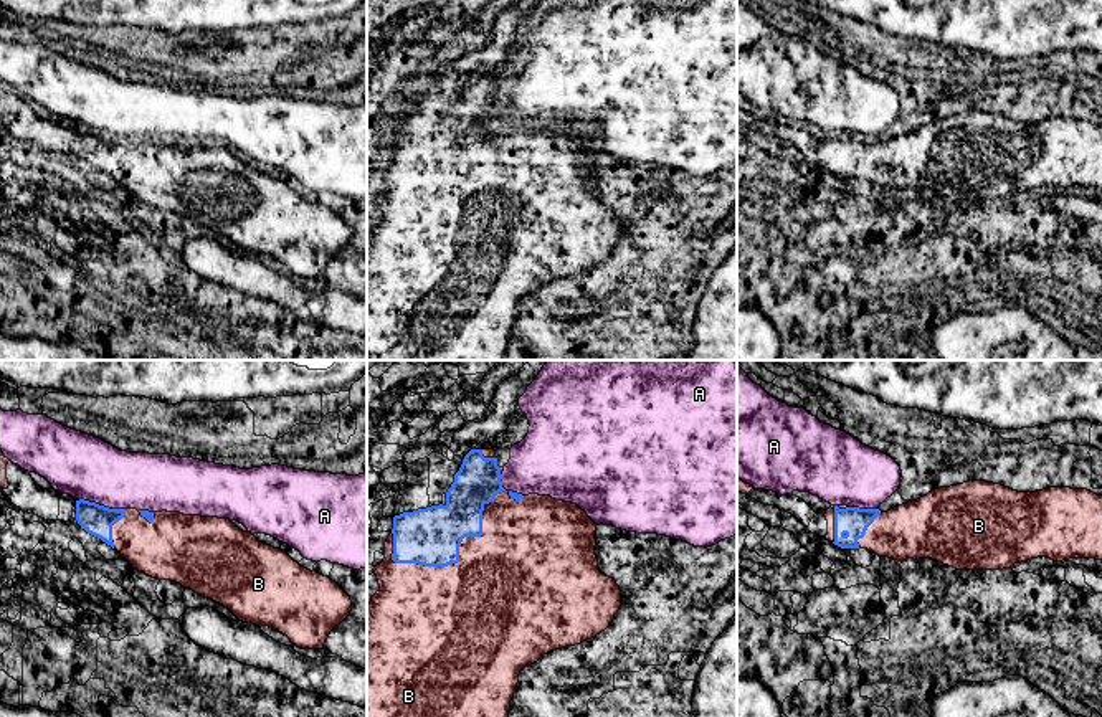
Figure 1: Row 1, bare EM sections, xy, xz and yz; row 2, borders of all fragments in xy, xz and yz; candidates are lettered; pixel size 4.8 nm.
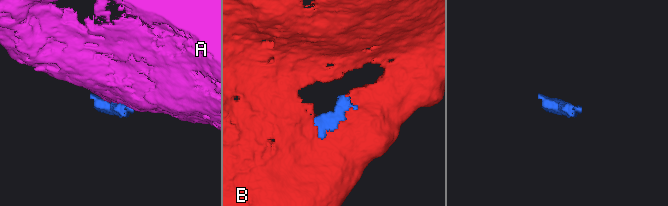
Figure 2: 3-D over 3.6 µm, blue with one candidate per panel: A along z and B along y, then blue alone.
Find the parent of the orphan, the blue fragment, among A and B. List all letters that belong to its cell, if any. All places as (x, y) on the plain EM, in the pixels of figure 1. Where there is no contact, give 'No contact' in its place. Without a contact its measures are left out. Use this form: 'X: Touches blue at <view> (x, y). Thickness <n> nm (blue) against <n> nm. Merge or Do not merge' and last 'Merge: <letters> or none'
A: Touches blue at xy (101, 136). Thickness 150 nm (blue) against 300 nm. Do not merge
B: Touches blue at xz (458, 180). Thickness 280 nm (blue) against 460 nm. Merge
Merge: B

